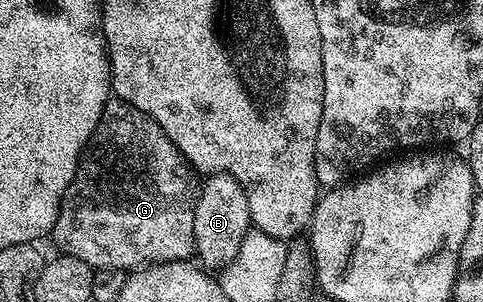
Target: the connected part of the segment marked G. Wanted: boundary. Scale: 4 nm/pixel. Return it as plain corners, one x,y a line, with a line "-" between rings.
112,98
104,106
104,114
100,114
100,122
96,126
92,138
86,143
86,149
83,150
82,156
78,160
78,169
68,186
68,190
64,190
60,214
54,223
52,241
54,240
55,246
58,247
57,251
61,255
80,258
80,262
88,262
88,266
95,270
100,268
137,270
147,265
189,261
195,255
193,214
199,198
196,186
194,190
194,179
196,179
196,176
190,165
182,159
182,155
178,153
177,146
171,142
168,134
164,134
160,130
160,126
153,118
145,116
143,112
136,110
128,102

